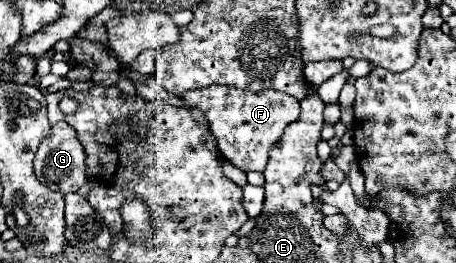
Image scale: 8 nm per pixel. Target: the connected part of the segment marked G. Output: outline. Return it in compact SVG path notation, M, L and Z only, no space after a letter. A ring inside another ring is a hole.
M57 122L51 132L43 138L37 154L35 154L35 176L41 184L47 188L69 194L77 192L85 182L87 182L87 164L85 164L85 150L73 132L73 128L65 122Z

